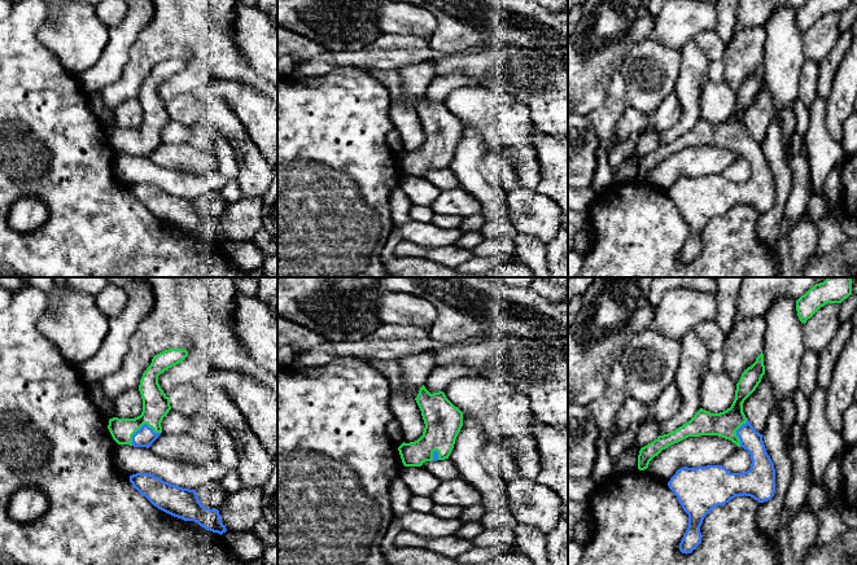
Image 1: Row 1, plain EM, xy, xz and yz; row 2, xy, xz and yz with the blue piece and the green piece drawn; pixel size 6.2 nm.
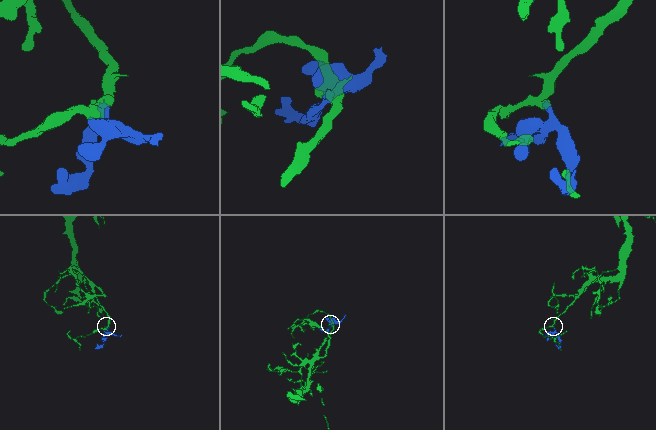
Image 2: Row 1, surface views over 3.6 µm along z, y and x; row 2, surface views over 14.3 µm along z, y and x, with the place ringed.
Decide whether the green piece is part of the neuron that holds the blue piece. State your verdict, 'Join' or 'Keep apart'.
Join

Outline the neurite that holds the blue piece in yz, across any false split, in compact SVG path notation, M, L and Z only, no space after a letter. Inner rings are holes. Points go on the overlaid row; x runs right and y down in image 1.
M761 352L742 373L730 408L720 413L700 408L688 422L672 433L659 435L639 451L639 470L647 469L650 461L663 450L688 437L718 435L743 447L751 455L751 468L744 473L730 473L722 465L683 467L670 478L668 486L688 514L688 527L679 543L682 553L691 553L701 543L700 526L714 507L723 505L735 496L751 496L758 503L774 496L774 464L766 452L762 434L753 429L743 412L744 400L756 390L764 375Z

